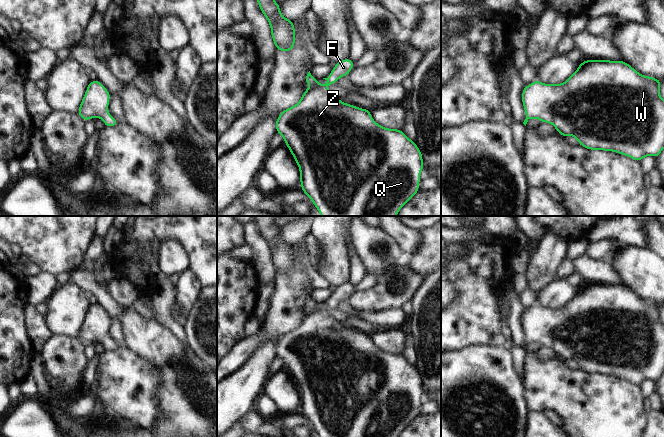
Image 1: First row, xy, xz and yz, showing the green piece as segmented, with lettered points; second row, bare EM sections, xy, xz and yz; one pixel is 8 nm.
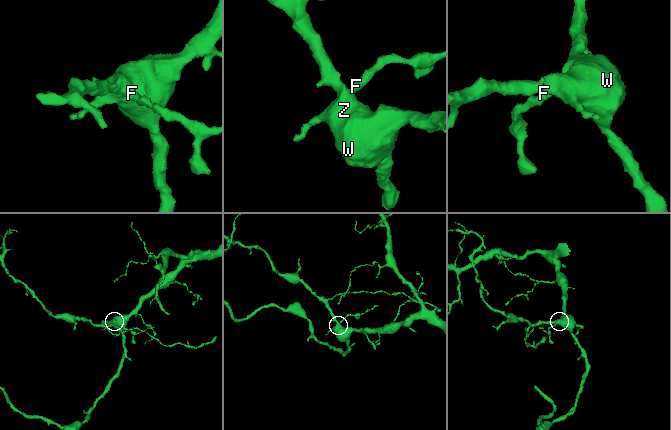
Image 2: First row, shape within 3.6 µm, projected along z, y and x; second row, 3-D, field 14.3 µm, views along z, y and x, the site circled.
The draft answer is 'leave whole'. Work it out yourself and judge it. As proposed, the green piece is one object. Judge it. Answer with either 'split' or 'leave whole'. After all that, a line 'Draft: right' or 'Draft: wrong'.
leave whole
Draft: right

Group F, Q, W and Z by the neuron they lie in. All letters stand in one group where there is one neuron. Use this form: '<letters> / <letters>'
F Q W Z

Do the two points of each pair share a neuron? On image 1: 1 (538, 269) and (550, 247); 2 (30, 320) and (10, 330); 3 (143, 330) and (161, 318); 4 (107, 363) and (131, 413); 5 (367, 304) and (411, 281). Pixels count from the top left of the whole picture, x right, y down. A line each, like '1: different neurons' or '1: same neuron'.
1: same neuron
2: different neurons
3: different neurons
4: same neuron
5: same neuron

